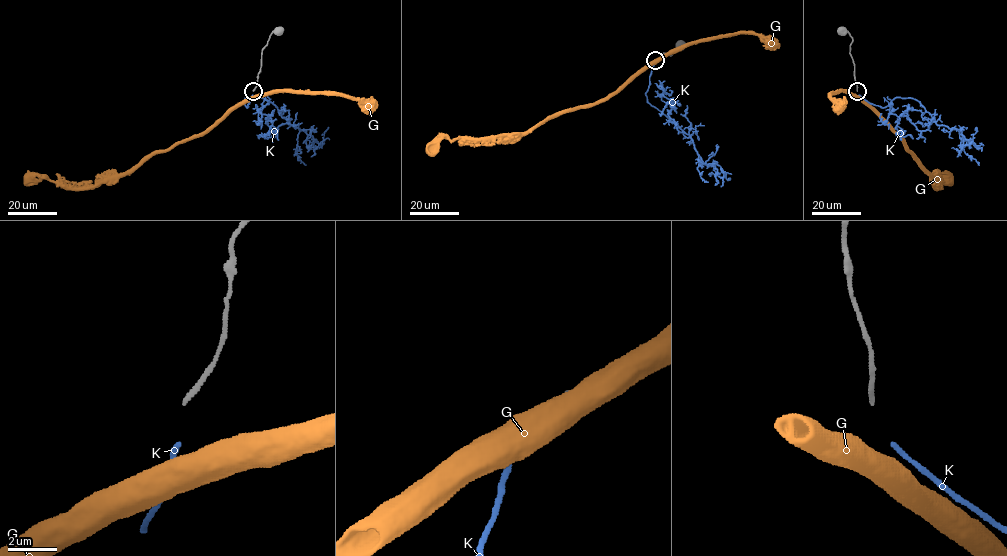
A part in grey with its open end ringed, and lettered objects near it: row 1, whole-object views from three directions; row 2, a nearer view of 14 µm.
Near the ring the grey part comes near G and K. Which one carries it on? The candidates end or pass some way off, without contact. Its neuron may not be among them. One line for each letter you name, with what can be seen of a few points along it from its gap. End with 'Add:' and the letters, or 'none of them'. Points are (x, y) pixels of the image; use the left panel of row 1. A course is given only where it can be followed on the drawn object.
Add: none of them

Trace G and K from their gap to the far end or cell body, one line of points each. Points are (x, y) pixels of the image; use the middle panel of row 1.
G: (657, 59), (606, 97), (557, 113), (526, 132), (481, 138), (440, 138), (429, 148)
K: (654, 62), (645, 94), (647, 101), (688, 137), (687, 134), (680, 132), (668, 114), (672, 99), (661, 116)

